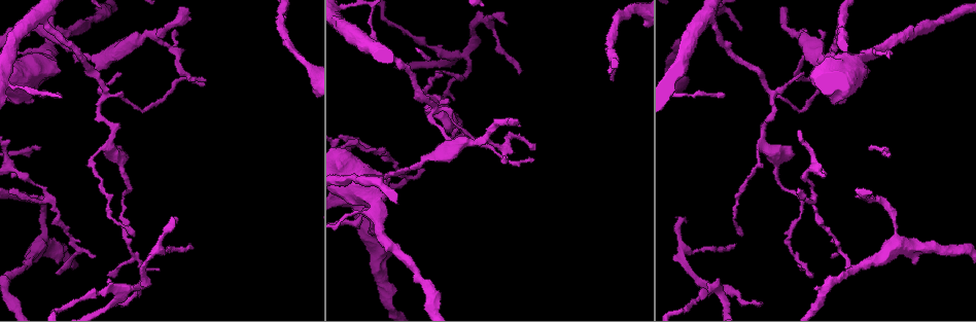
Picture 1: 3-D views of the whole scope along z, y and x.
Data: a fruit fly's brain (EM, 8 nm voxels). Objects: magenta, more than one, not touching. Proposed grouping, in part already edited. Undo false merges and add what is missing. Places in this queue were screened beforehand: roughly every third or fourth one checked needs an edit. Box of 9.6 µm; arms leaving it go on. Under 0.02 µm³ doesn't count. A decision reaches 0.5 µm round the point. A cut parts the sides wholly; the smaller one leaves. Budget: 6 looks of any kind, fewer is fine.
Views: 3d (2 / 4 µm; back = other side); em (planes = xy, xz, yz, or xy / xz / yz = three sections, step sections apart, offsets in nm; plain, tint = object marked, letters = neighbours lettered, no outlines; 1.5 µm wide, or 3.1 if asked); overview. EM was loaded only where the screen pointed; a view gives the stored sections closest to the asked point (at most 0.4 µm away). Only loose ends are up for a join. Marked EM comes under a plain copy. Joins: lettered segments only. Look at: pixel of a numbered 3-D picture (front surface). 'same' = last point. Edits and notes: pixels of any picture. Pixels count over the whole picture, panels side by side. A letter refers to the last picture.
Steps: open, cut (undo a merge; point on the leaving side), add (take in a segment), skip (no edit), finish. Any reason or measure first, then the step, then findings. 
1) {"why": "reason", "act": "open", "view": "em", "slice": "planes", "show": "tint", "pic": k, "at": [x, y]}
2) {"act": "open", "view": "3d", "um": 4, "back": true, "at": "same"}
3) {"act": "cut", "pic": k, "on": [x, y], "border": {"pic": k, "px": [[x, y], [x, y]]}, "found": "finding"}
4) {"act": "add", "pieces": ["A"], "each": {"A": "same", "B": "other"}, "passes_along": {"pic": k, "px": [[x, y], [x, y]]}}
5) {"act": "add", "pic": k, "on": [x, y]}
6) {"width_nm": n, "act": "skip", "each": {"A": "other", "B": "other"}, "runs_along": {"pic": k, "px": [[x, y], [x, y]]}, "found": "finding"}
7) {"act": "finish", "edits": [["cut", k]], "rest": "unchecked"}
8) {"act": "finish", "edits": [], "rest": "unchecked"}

{"why": "free end", "act": "open", "view": "3d", "um": 4, "pic": 1, "at": [505, 158]}

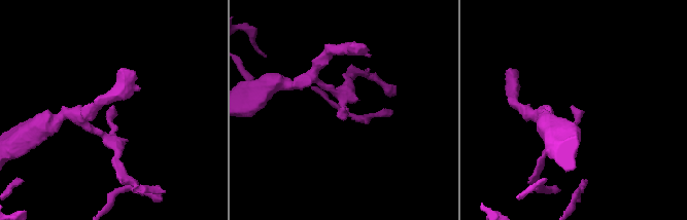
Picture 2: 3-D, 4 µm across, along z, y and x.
{"act": "open", "view": "em", "slice": "yz", "step": 4, "show": "letters", "pic": 2, "at": [571, 106]}

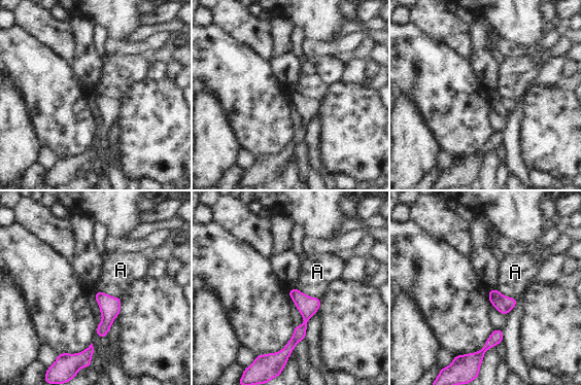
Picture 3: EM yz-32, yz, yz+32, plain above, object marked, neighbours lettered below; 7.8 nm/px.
{"act": "skip", "each": {"A": "other"}, "found": "none of them fits"}

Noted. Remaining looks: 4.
{"why": "a fork", "act": "open", "view": "em", "slice": "planes", "show": "tint", "pic": 1, "at": [774, 95]}

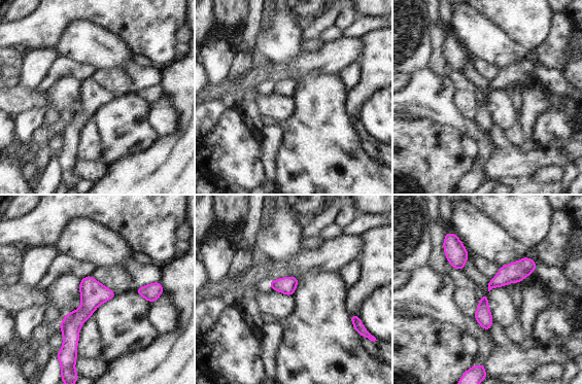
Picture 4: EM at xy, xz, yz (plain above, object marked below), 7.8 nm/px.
{"act": "open", "view": "em", "slice": "planes", "show": "letters", "at": "same"}

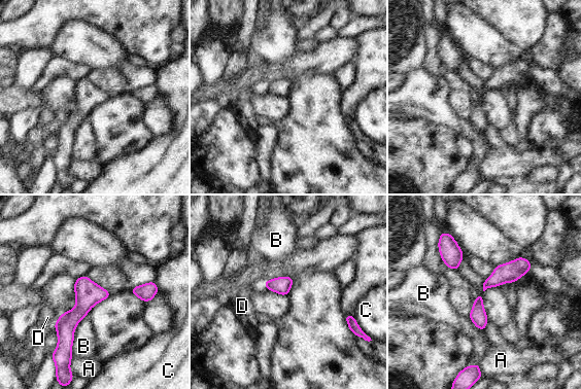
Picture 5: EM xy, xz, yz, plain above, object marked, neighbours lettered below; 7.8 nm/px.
{"longest_contact_nm": ["B", 360], "act": "skip", "each": {"A": "other", "B": "other", "C": "other", "D": "other"}, "border": {"pic": 5, "px": [[86, 316], [74, 330], [71, 358]]}, "found": "continuous, no second neuron"}

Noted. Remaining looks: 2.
{"act": "finish", "edits": [], "rest": "unchecked"}

